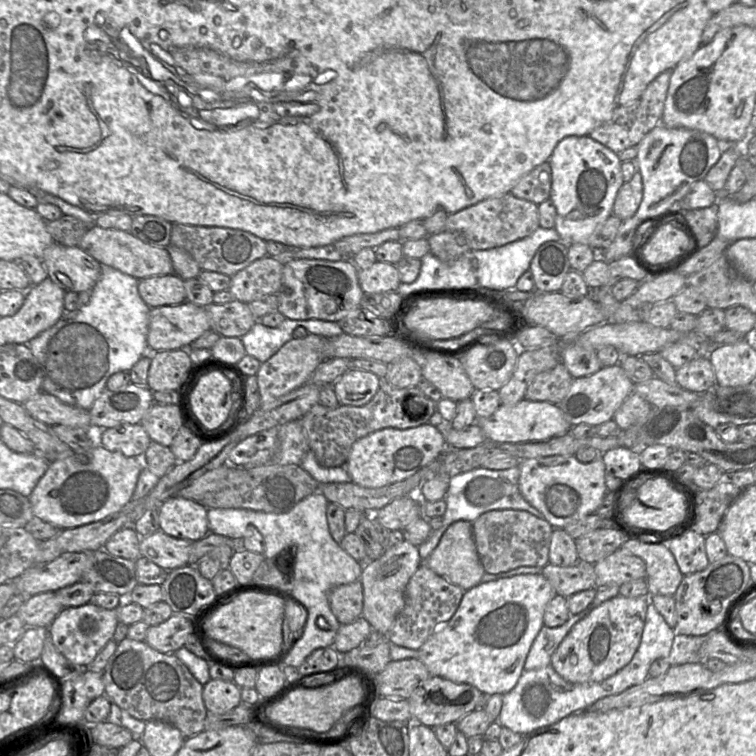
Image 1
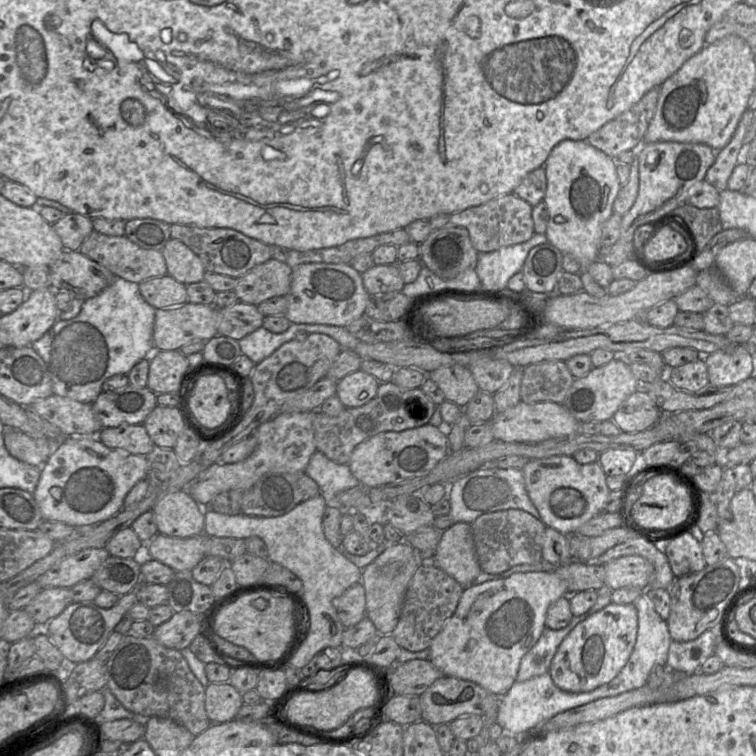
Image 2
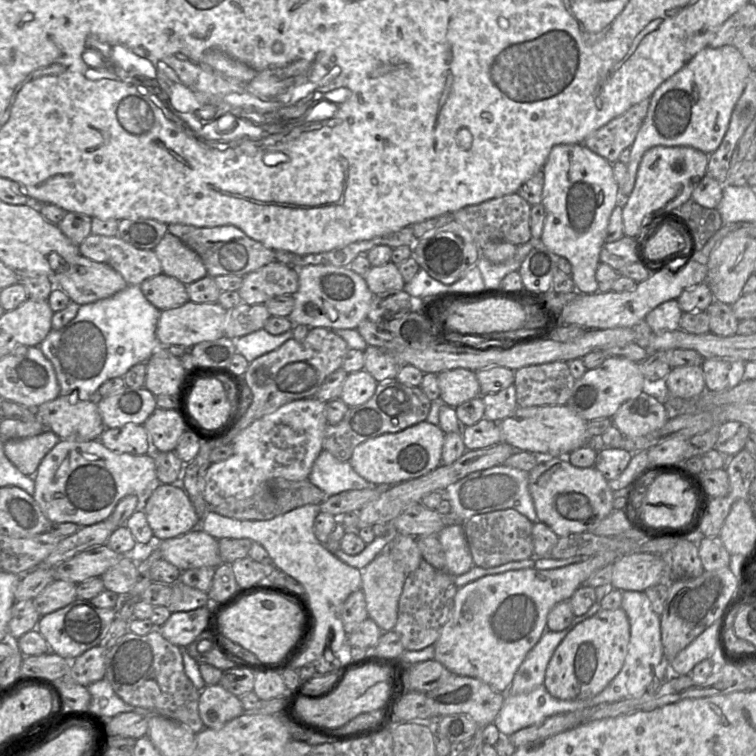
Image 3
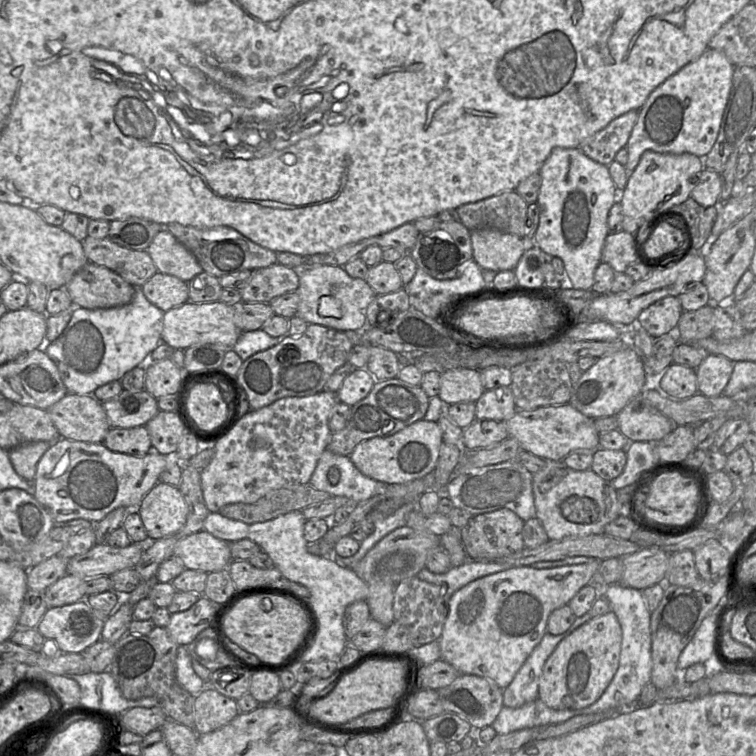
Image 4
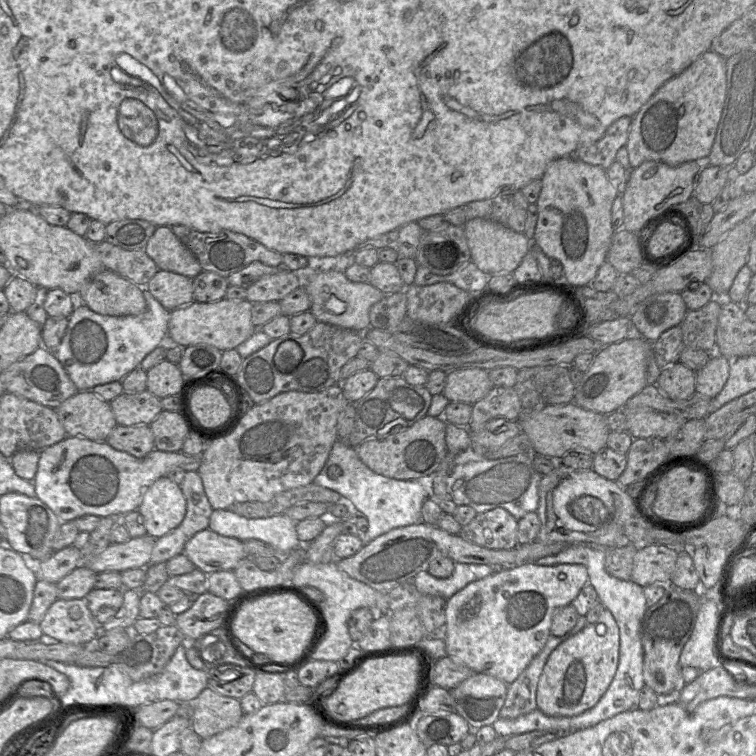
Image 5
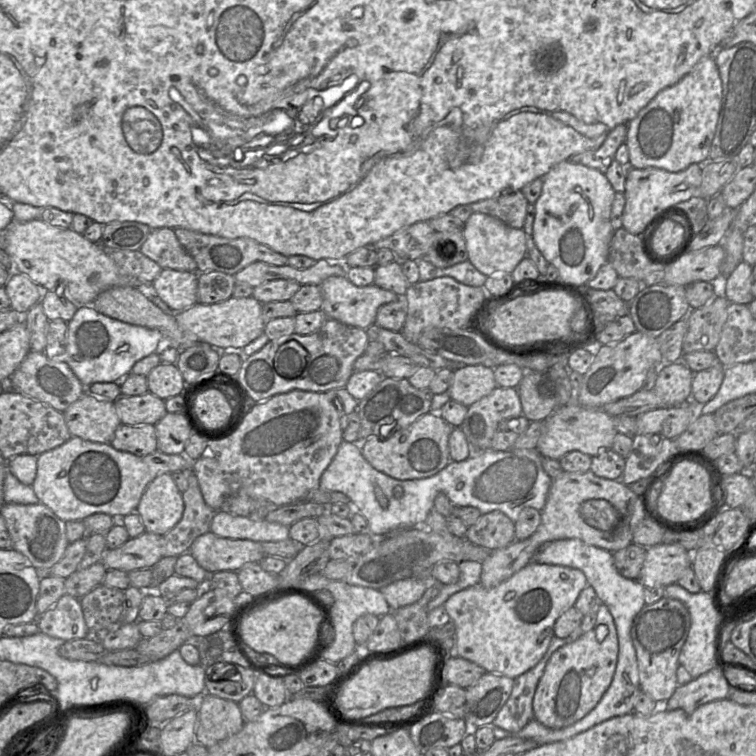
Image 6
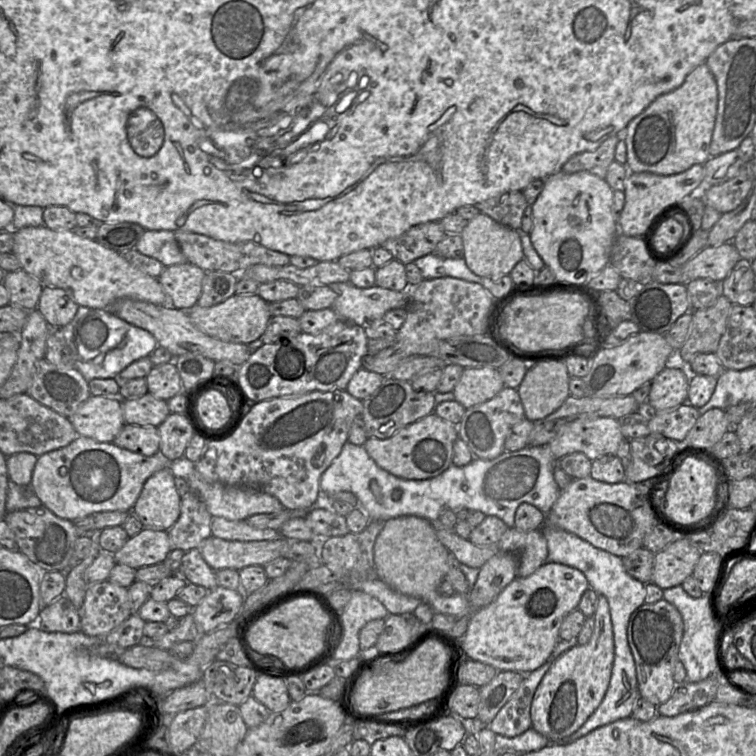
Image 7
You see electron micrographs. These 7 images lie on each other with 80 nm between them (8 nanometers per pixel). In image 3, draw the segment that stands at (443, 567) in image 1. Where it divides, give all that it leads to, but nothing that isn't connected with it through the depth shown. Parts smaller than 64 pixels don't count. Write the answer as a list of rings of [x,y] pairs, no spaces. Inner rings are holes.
[[[463,524],[445,526],[438,539],[445,553],[445,570],[449,574],[459,576],[474,566]]]

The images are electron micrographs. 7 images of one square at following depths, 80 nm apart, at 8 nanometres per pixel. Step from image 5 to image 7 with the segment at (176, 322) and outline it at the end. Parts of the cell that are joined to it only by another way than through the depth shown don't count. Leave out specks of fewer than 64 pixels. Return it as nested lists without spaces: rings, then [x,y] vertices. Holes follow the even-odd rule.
[[[234,294],[227,300],[211,307],[194,306],[188,310],[192,323],[203,333],[231,343],[250,344],[262,338],[269,320],[272,318],[269,304],[258,294]]]

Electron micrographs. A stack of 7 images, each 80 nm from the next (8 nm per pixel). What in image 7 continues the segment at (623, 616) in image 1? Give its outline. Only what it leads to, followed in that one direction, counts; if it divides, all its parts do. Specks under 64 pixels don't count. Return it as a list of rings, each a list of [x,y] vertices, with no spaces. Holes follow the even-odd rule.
[[[598,595],[590,640],[558,657],[534,693],[530,709],[532,728],[551,743],[575,733],[601,704],[610,683],[613,662],[614,637],[609,604],[605,596]]]

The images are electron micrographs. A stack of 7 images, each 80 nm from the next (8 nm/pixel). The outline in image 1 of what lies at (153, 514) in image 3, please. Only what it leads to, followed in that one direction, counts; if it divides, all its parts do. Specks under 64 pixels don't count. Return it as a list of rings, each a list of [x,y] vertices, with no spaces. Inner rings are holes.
[[[173,496],[158,507],[160,530],[196,542],[209,533],[208,509],[200,502]]]

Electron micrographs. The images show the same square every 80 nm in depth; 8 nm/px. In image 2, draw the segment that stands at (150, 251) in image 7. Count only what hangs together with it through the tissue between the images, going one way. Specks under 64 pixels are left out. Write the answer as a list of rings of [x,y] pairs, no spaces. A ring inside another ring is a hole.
[[[170,238],[161,250],[167,273],[175,280],[189,285],[204,280],[206,269],[200,258],[178,239]]]

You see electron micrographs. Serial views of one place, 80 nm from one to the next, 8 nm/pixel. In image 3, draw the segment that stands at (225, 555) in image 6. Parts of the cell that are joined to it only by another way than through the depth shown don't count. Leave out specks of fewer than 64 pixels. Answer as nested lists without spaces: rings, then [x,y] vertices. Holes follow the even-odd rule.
[[[200,526],[178,537],[156,541],[156,548],[164,560],[181,572],[205,566],[217,567],[222,563],[218,540]]]

